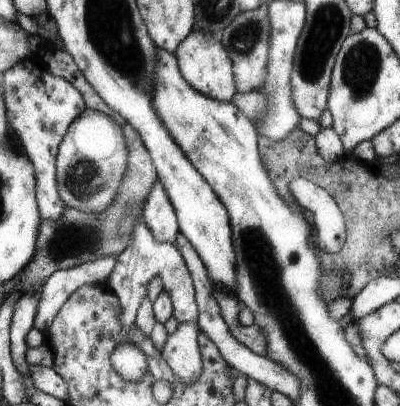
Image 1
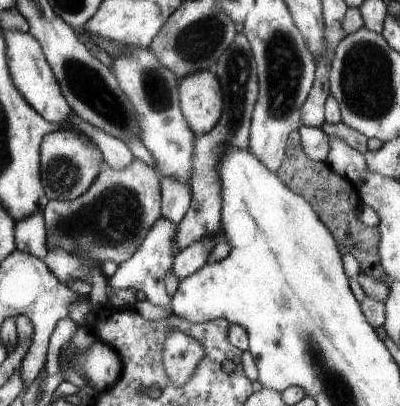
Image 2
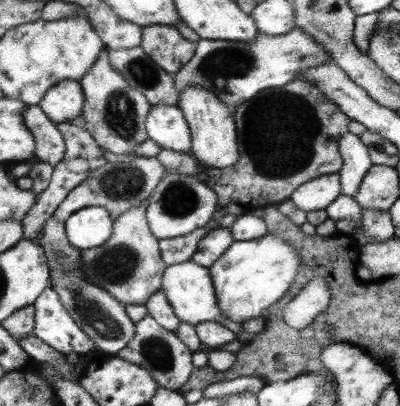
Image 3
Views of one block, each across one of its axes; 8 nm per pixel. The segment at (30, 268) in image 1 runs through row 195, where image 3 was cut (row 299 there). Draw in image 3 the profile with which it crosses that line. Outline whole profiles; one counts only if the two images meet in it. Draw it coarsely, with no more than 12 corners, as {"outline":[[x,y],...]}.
{"outline":[[147,202],[113,222],[101,248],[81,252],[89,284],[145,306],[165,264]]}

